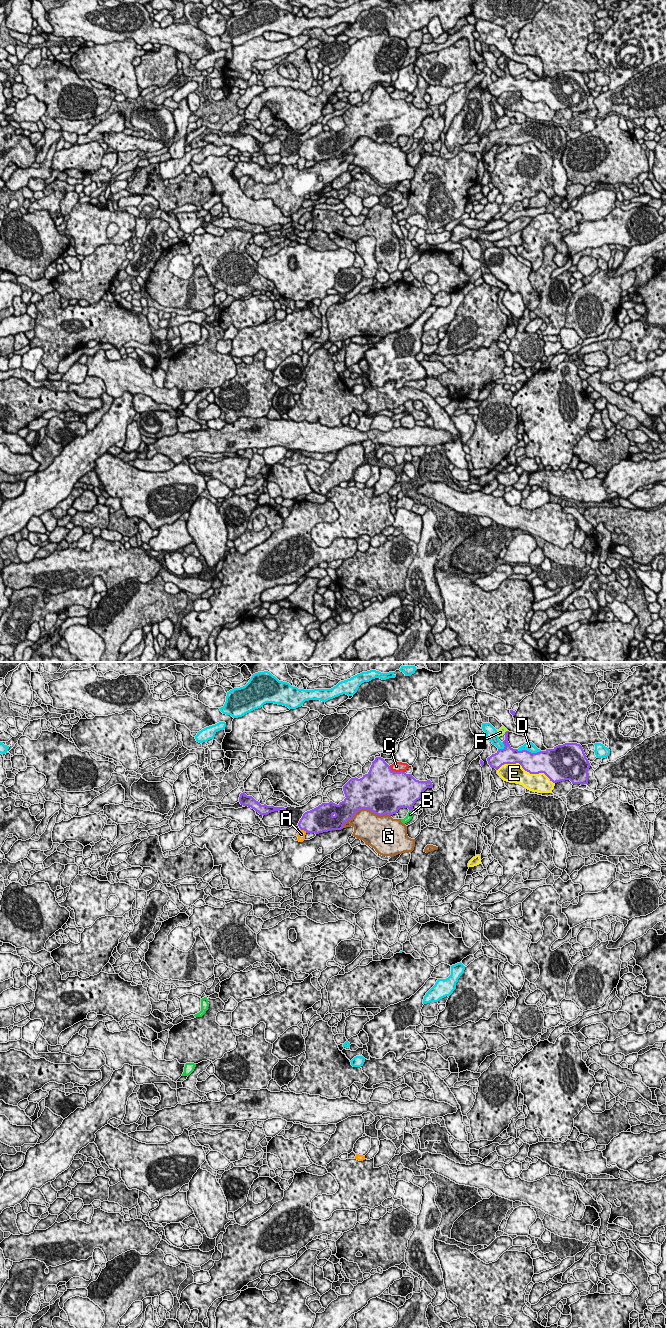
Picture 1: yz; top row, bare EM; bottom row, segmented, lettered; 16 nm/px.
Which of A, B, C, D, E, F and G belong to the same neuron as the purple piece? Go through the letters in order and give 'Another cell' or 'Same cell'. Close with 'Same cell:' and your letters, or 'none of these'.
A: Another cell
B: Same cell
C: Another cell
D: Another cell
E: Another cell
F: Another cell
G: Another cell
Same cell: B

